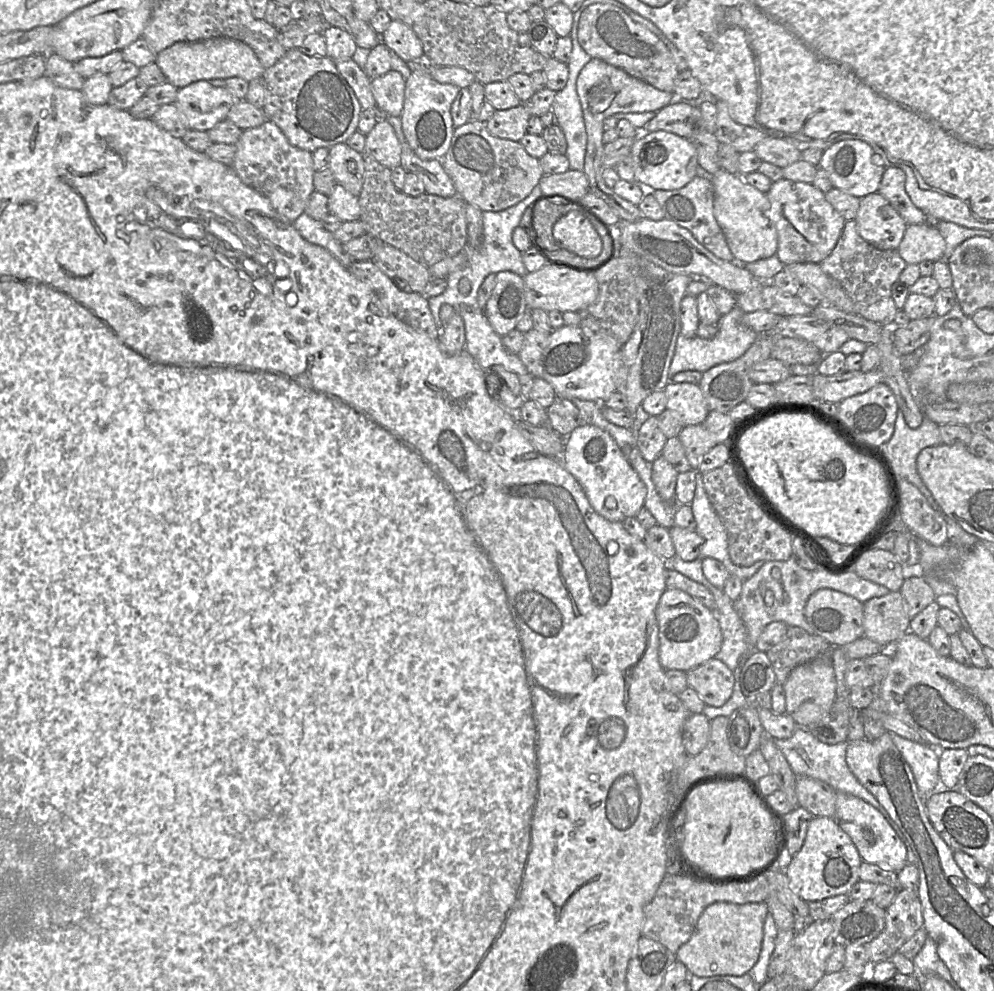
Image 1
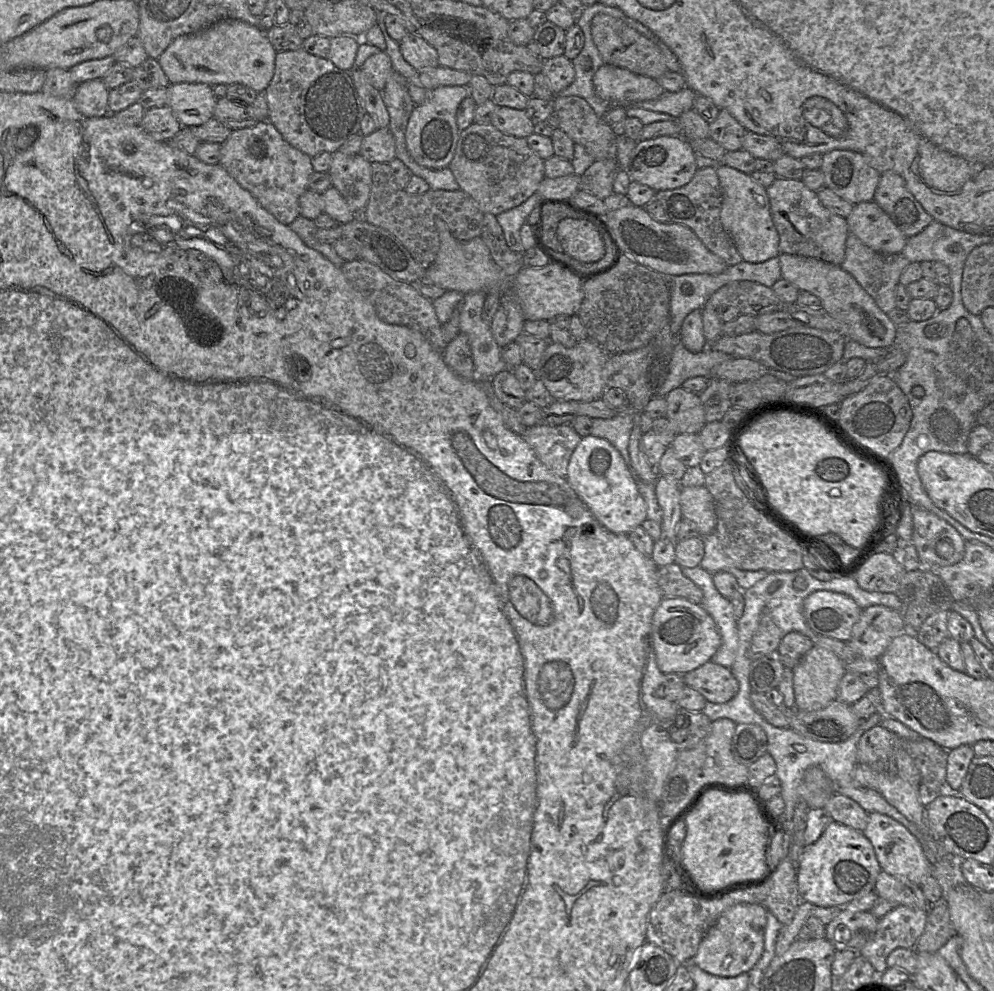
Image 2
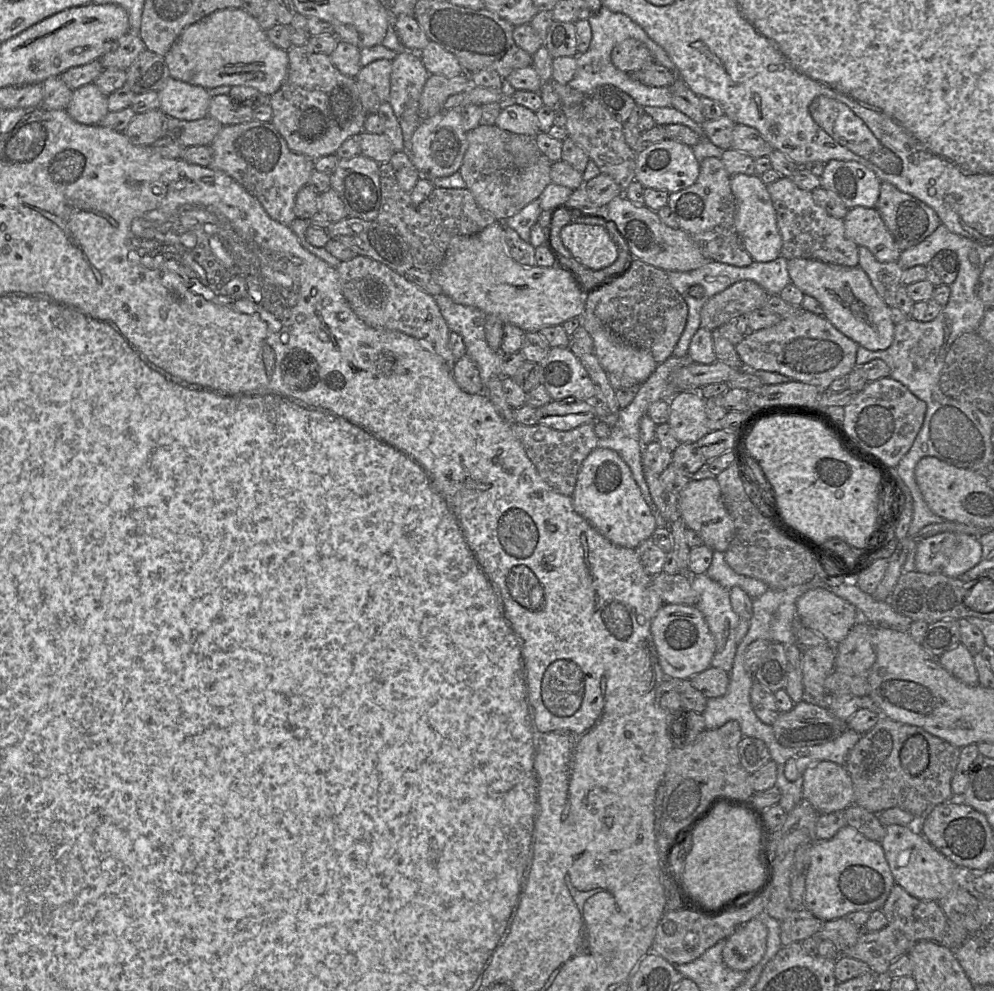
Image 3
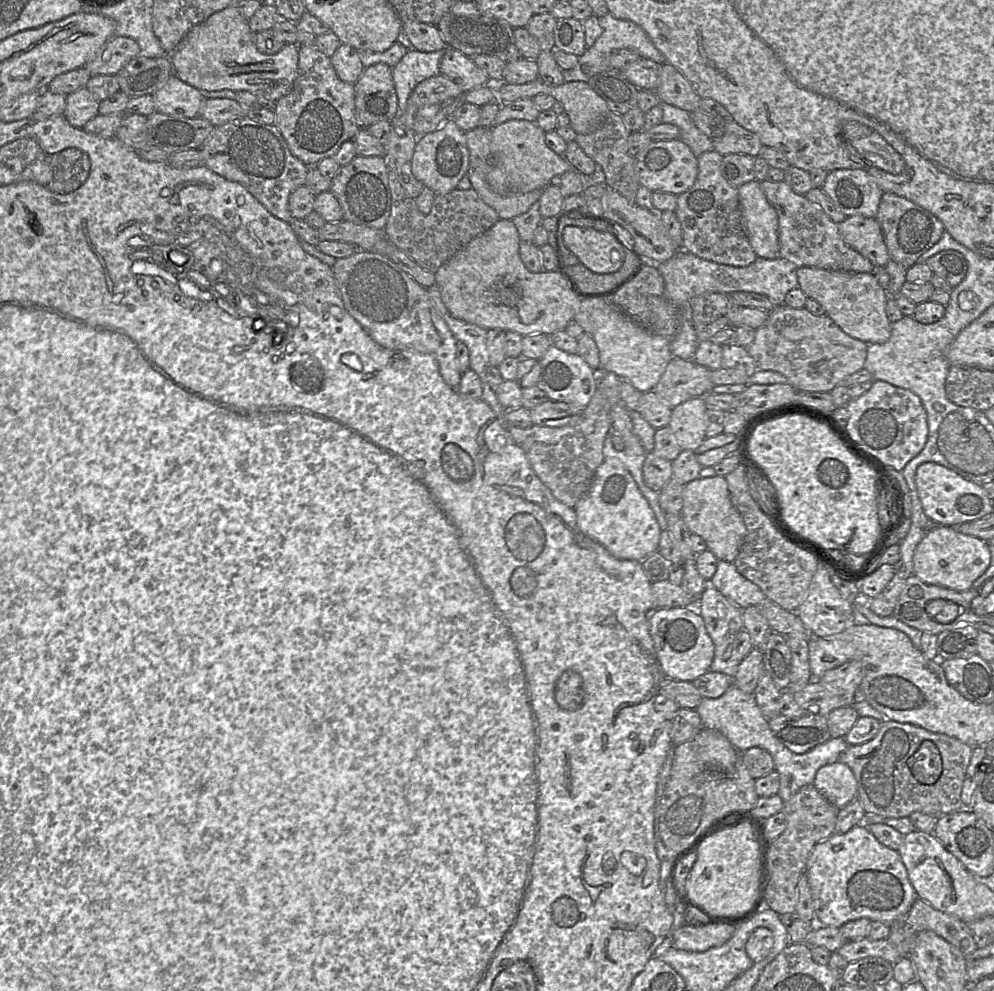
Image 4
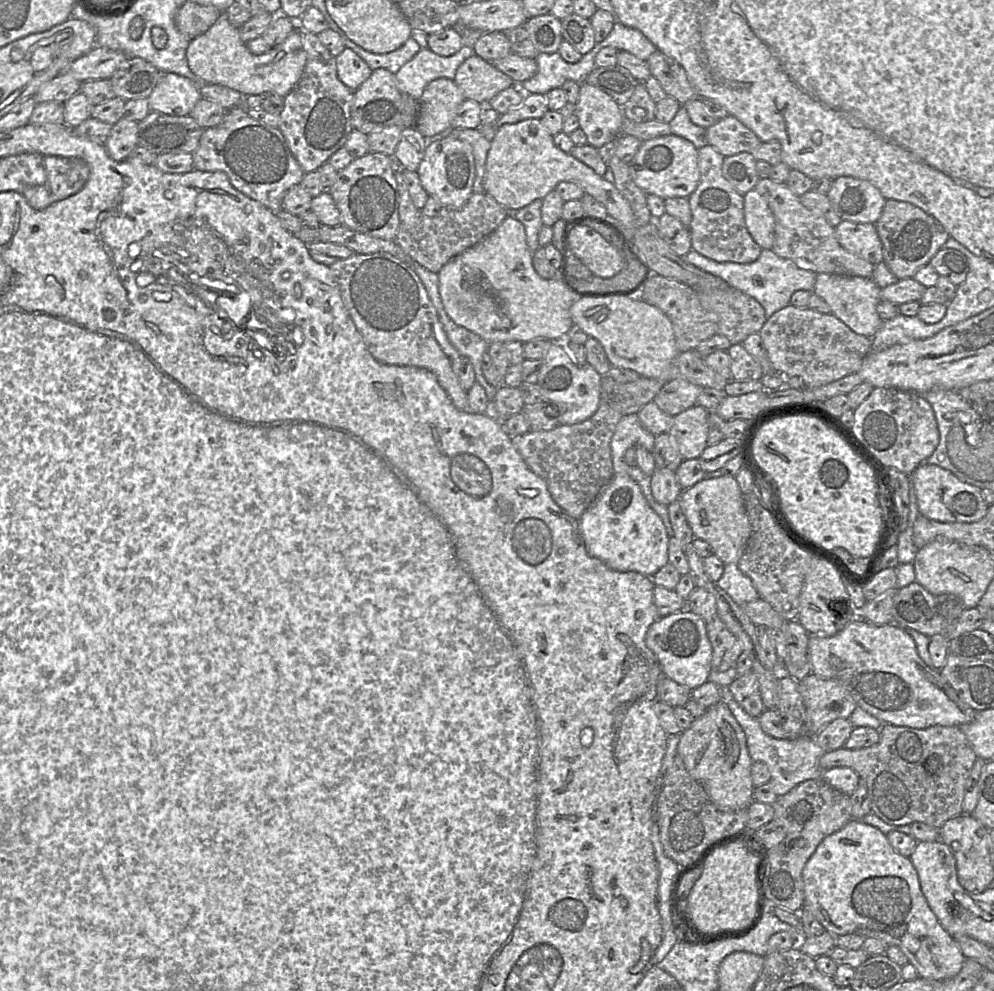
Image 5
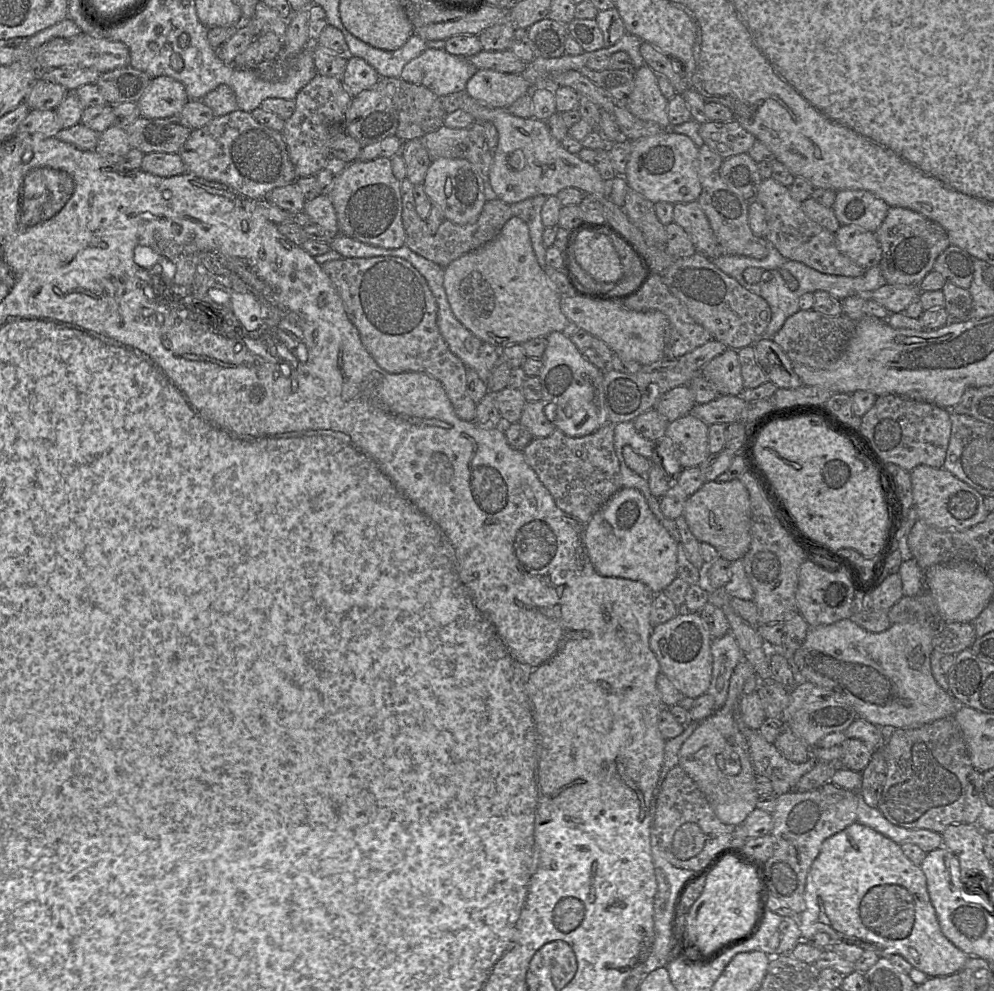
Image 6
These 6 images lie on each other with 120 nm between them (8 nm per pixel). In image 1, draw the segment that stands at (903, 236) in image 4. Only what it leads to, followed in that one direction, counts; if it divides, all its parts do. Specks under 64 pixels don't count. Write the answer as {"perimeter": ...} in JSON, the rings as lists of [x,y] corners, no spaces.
{"perimeter":[[[886,167],[877,191],[900,215],[906,225],[928,223],[930,219],[911,201],[905,190],[905,173],[897,167]]]}

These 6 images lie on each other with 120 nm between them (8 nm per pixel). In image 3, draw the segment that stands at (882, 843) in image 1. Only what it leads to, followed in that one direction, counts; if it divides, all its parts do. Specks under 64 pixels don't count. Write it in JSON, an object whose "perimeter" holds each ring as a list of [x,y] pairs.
{"perimeter":[[[885,826],[886,834],[880,844],[895,883],[911,896],[938,902],[955,889],[955,867],[949,858],[933,847],[922,834],[914,833],[908,826]]]}

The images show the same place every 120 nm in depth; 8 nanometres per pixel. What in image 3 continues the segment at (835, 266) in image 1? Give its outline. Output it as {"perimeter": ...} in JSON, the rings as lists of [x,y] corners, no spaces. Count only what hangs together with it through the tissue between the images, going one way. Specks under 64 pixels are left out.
{"perimeter":[[[859,246],[858,253],[858,266],[868,275],[878,296],[888,307],[896,307],[896,292],[904,269],[898,262],[879,262],[866,247]]]}

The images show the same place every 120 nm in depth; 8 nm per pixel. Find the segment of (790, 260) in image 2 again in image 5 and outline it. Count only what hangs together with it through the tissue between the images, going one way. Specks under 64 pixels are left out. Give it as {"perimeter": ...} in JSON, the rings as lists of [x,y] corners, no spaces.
{"perimeter":[[[816,274],[814,294],[824,300],[831,309],[831,314],[858,335],[872,338],[882,325],[876,307],[881,301],[881,289],[872,278],[858,276]]]}

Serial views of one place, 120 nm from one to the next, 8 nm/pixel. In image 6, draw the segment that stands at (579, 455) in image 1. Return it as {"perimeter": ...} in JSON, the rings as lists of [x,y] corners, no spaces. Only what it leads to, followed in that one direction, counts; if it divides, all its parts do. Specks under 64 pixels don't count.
{"perimeter":[[[635,488],[618,490],[584,526],[584,545],[595,570],[606,577],[640,581],[660,593],[678,577],[678,543]]]}

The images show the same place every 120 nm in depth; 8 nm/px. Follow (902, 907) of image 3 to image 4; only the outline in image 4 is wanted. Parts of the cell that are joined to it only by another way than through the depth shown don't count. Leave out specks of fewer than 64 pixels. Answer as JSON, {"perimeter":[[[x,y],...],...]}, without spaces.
{"perimeter":[[[918,898],[909,912],[900,916],[889,925],[888,941],[896,948],[901,957],[909,957],[914,946],[916,936],[921,931],[932,931],[959,949],[965,956],[973,953],[978,947],[973,939],[967,923],[962,920],[934,909],[930,904]]]}

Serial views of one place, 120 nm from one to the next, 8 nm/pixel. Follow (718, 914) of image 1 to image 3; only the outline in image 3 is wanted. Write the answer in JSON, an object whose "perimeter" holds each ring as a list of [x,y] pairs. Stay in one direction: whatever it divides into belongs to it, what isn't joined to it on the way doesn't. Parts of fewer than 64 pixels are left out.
{"perimeter":[[[757,918],[738,927],[727,939],[722,951],[725,965],[735,971],[748,972],[763,958],[767,928]]]}

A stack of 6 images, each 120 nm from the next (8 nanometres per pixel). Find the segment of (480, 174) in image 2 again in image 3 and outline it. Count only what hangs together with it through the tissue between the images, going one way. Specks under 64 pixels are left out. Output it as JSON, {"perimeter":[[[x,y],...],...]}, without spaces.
{"perimeter":[[[478,125],[466,133],[467,149],[459,173],[477,204],[490,213],[496,221],[503,222],[520,212],[525,206],[537,200],[550,184],[552,162],[541,155],[536,163],[518,167],[511,153],[506,149],[511,132],[496,125]]]}

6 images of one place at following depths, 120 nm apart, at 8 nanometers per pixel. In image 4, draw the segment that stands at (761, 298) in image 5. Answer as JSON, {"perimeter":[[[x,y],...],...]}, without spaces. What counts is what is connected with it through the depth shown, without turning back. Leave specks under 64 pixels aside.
{"perimeter":[[[680,249],[671,259],[657,264],[657,268],[664,279],[665,298],[669,303],[675,306],[680,313],[680,330],[670,341],[670,350],[674,358],[681,358],[683,360],[694,360],[694,353],[699,343],[693,327],[692,308],[690,305],[692,298],[711,293],[731,294],[734,292],[749,292],[764,295],[768,297],[775,306],[779,306],[784,304],[787,293],[798,287],[798,267],[789,260],[781,257],[777,259],[757,257],[756,260],[750,265],[746,267],[737,267],[706,260],[692,254],[689,251]]]}

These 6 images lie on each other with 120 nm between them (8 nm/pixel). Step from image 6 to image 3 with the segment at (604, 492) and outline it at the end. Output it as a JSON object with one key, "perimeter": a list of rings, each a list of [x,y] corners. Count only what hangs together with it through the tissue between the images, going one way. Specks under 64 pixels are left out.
{"perimeter":[[[511,422],[510,427],[541,478],[556,492],[571,497],[575,490],[582,462],[598,447],[594,422],[580,425],[568,431],[558,431],[541,424],[525,426],[516,422]]]}

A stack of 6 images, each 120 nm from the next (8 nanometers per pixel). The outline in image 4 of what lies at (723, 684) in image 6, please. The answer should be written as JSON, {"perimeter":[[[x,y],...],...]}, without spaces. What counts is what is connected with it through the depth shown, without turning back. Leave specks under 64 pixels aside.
{"perimeter":[[[707,582],[695,607],[702,616],[714,644],[710,671],[733,677],[741,661],[734,657],[734,641],[744,629],[742,610]]]}

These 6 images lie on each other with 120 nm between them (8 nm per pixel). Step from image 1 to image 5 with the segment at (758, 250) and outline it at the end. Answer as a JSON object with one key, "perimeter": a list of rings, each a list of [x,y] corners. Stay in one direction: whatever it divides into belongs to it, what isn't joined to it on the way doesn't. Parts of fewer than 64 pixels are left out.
{"perimeter":[[[756,189],[744,195],[744,218],[754,241],[762,249],[772,249],[775,231],[774,215],[766,200]]]}

